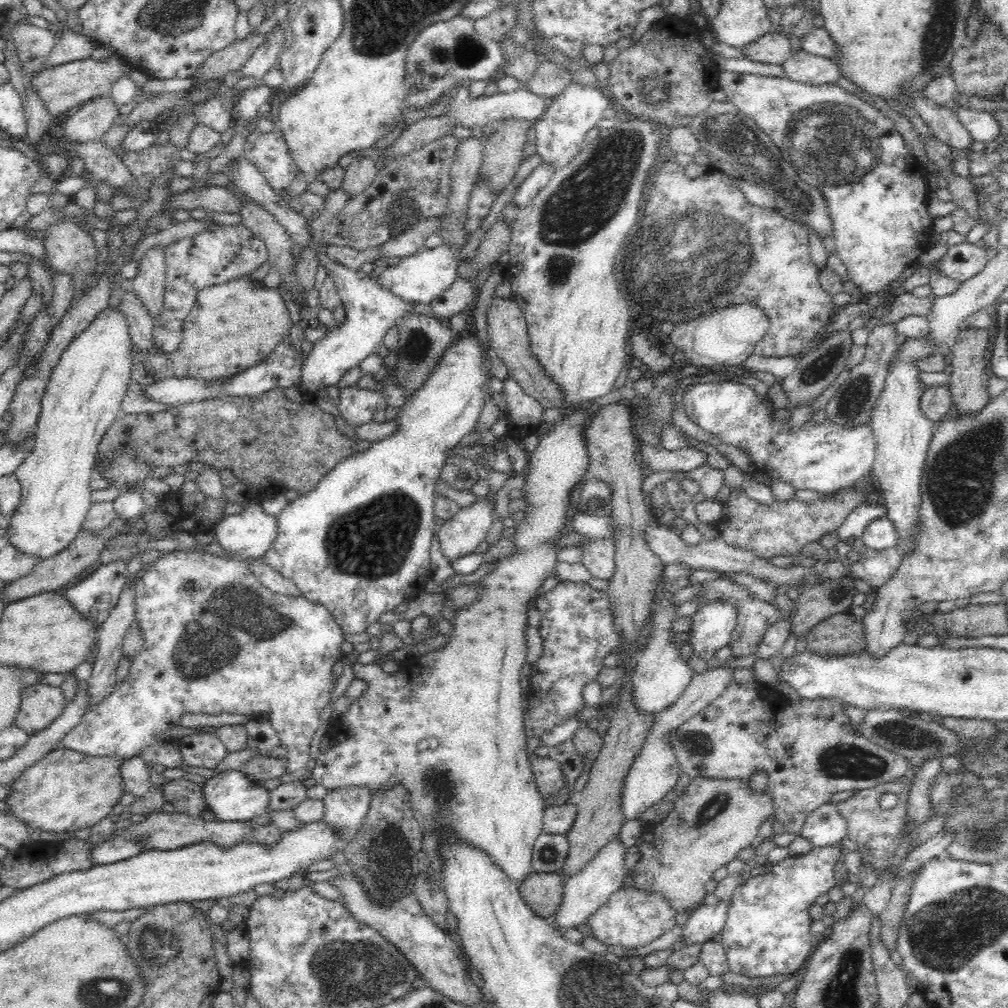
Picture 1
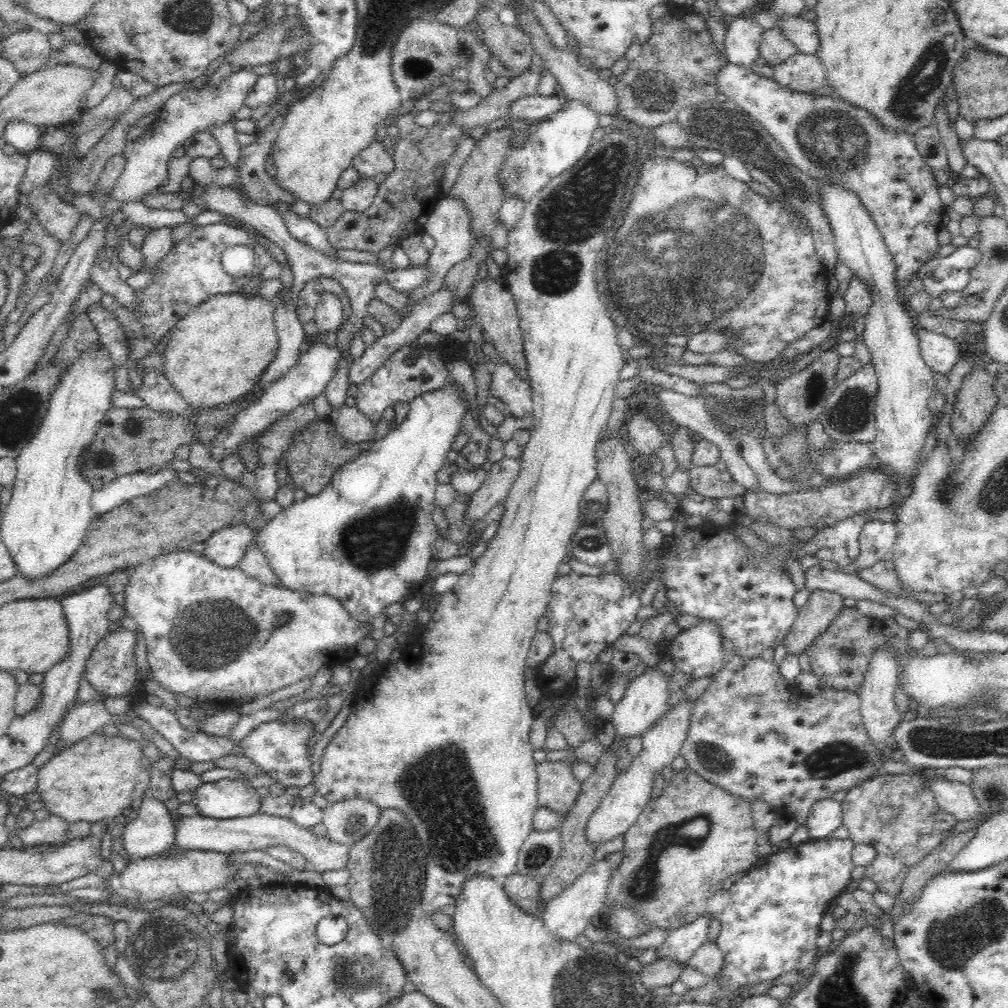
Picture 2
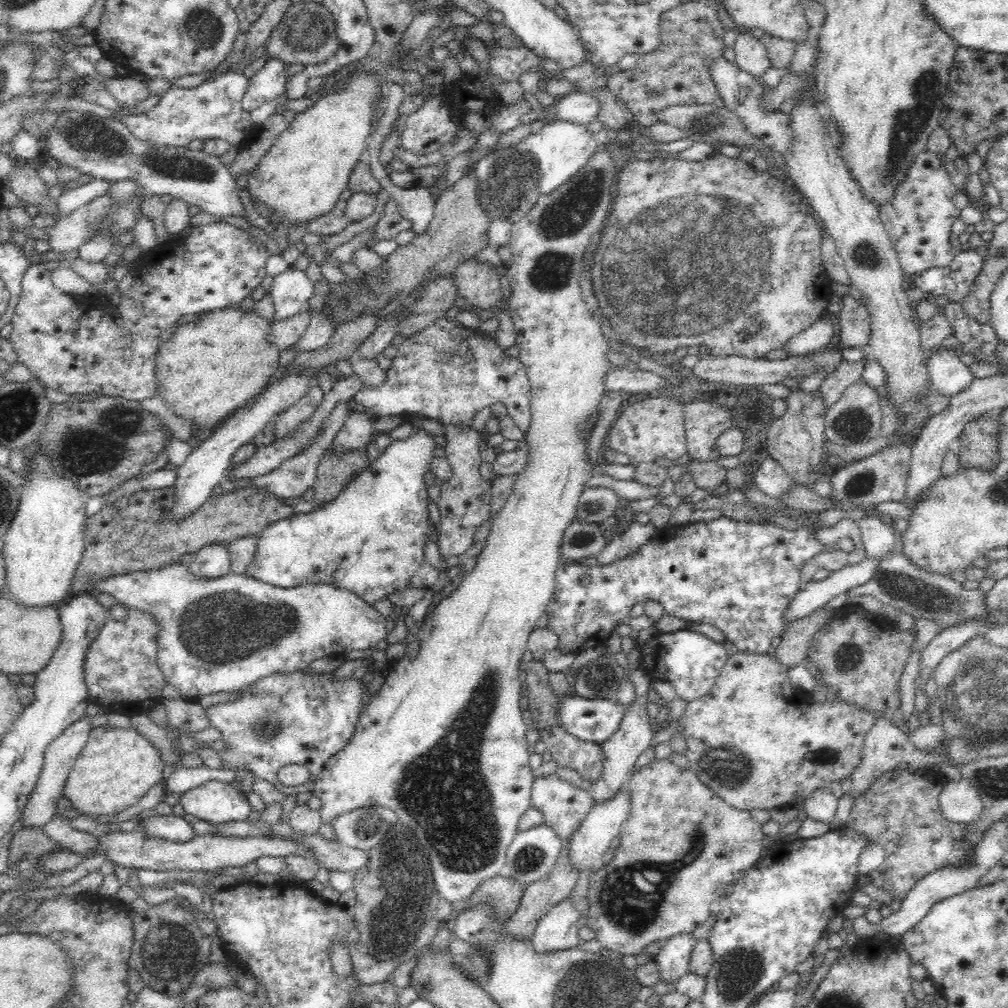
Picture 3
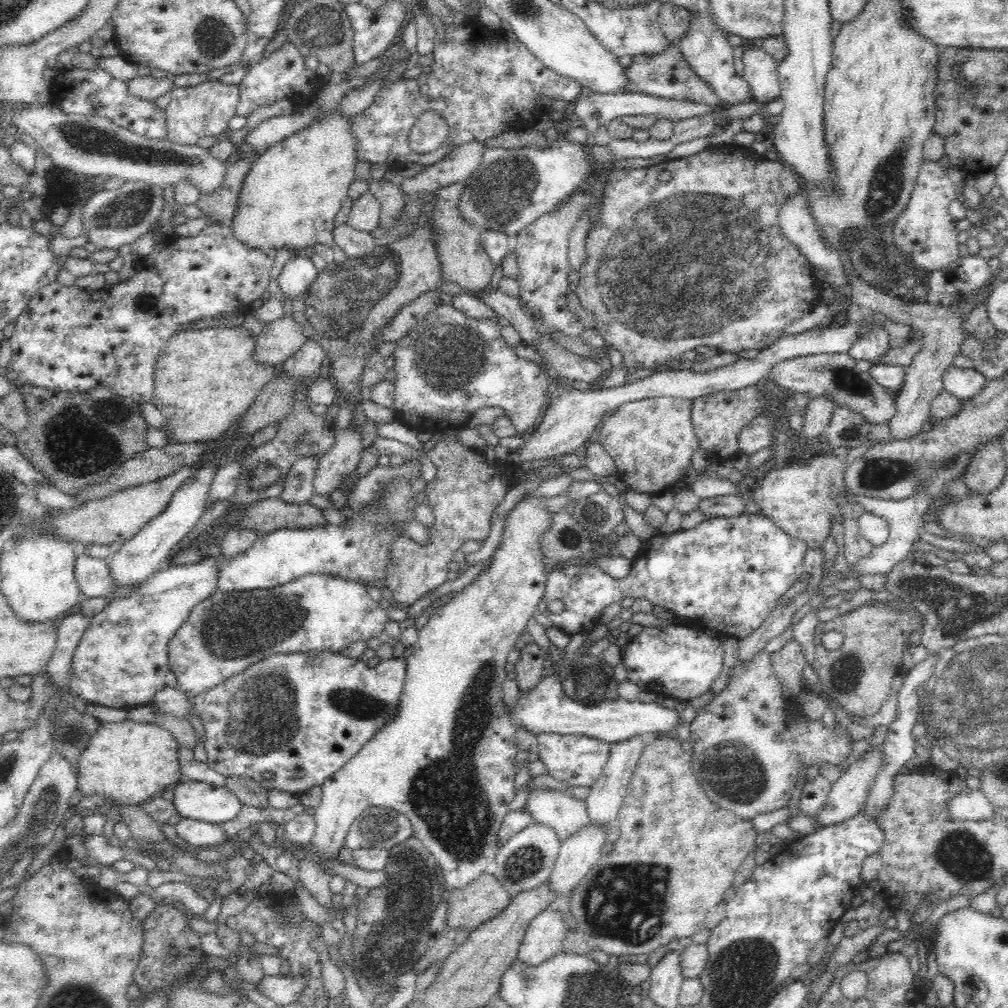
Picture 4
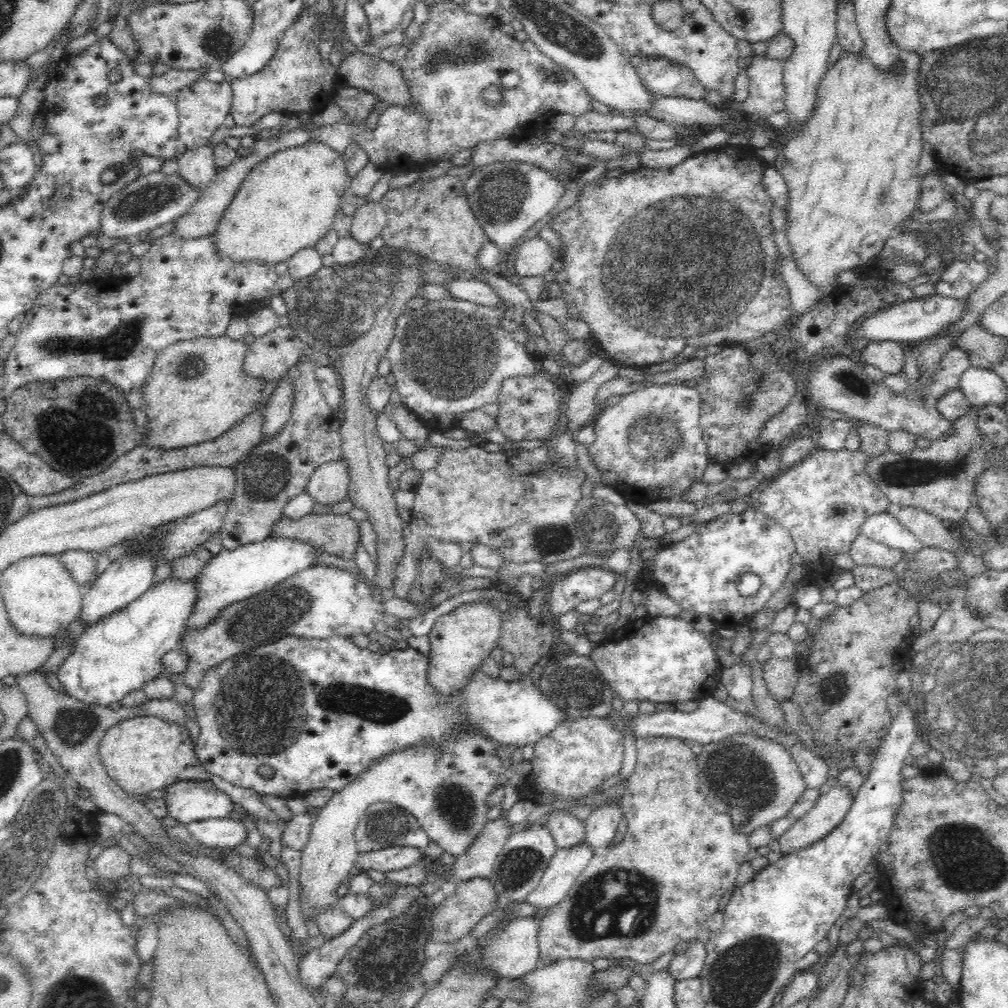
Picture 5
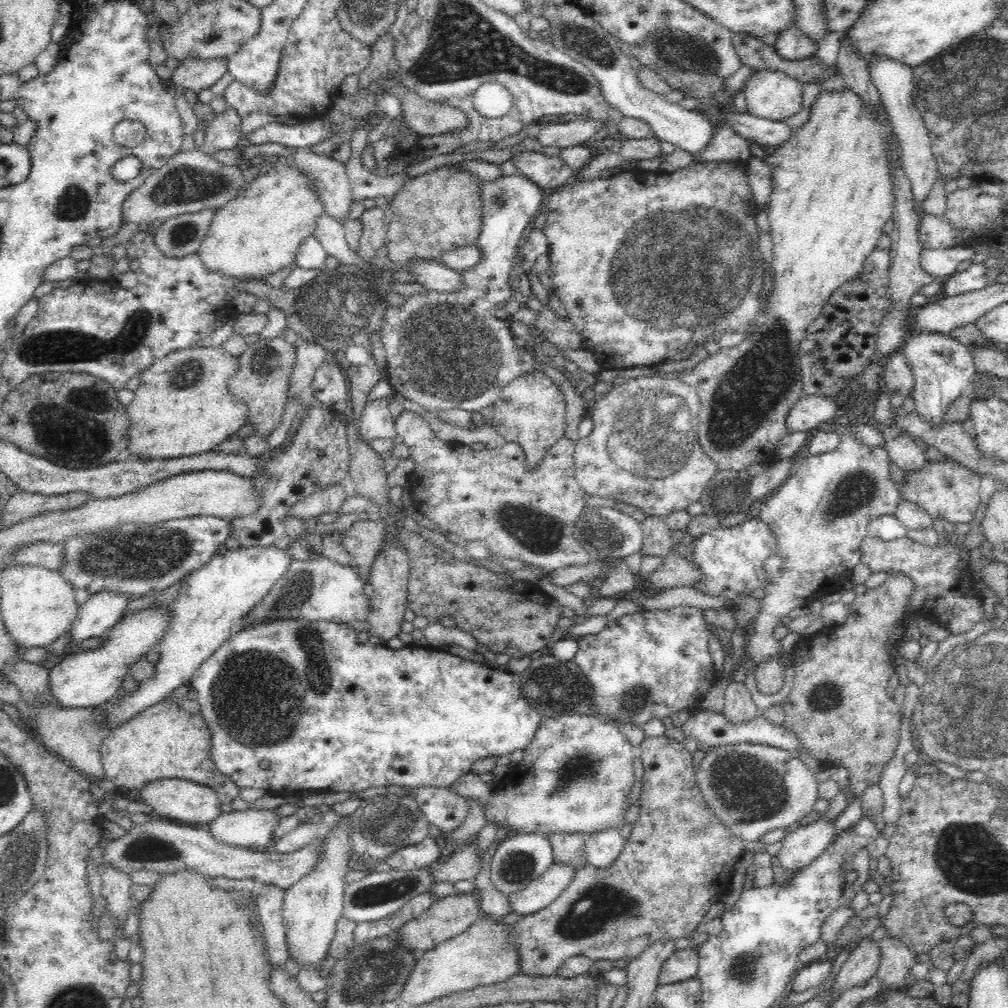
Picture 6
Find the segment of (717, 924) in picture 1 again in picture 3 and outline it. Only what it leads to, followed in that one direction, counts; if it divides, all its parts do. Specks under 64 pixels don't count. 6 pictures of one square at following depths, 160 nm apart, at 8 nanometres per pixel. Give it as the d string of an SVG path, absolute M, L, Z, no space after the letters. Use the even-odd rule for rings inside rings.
M680 932L661 943L655 961L663 980L675 982L689 971L692 949L696 941L694 932Z

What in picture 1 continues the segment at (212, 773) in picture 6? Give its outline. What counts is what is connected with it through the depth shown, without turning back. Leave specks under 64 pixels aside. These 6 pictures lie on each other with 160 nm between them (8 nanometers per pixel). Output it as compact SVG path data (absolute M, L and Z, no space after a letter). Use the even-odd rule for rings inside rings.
M68 748L51 750L9 784L9 793L3 800L8 807L7 814L24 821L30 828L37 828L41 832L51 834L71 833L76 830L84 830L84 828L94 828L101 818L109 816L110 808L124 794L124 783L118 773L120 762L123 760L118 757L88 756Z

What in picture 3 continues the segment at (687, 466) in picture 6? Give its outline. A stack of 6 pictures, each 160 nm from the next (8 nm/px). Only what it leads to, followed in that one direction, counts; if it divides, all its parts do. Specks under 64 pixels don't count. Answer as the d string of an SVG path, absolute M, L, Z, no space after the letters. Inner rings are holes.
M648 396L642 401L628 398L609 428L606 442L613 450L630 456L631 465L635 468L633 479L643 482L648 489L652 486L660 487L668 478L666 467L656 465L654 458L662 456L676 461L686 454L684 409L684 404L675 396Z

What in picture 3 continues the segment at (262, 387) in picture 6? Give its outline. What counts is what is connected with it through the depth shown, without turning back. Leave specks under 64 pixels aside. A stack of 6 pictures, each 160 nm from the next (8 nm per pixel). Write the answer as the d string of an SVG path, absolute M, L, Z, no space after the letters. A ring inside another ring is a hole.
M306 306L298 314L285 321L278 324L276 324L276 321L272 322L267 339L276 348L287 350L306 332L311 316L312 310Z

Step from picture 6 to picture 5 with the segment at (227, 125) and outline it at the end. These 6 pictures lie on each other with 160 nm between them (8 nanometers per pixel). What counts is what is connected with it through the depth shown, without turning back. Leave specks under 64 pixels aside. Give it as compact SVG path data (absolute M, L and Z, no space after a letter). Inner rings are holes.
M207 145L196 148L196 150L187 150L178 158L177 174L192 187L203 188L218 172L213 156L213 148Z

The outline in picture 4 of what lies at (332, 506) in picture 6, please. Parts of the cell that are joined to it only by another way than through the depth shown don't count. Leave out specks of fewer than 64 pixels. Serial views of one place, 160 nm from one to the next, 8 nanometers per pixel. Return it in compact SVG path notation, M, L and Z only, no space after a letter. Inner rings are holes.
M350 424L336 429L334 444L319 458L313 478L313 491L316 494L330 494L344 476L348 476L358 466L363 446L359 428Z

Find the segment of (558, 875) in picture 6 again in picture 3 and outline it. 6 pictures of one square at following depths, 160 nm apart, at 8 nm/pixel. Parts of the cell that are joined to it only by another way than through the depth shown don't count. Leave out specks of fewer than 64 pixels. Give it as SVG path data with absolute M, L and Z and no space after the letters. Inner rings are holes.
M628 788L616 790L614 796L610 796L604 802L596 802L590 812L580 822L580 826L571 835L570 843L570 863L573 868L582 871L584 868L599 869L603 866L601 857L610 850L612 840L619 836L623 829L623 824L628 820L631 811L631 794Z

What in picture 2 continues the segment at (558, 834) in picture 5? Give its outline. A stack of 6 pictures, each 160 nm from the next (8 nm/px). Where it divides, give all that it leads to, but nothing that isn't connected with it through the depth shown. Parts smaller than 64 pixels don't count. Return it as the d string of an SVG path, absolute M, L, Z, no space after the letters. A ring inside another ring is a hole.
M550 761L535 764L537 797L540 807L567 814L576 802L581 790L581 782L576 781L570 766L562 761Z

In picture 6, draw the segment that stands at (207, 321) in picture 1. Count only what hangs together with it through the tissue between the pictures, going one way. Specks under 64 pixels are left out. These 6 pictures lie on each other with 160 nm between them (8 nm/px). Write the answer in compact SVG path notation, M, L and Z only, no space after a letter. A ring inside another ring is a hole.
M195 346L172 350L158 358L139 374L140 383L127 407L130 421L126 452L139 458L171 459L209 452L247 422L248 407L228 390L228 380L240 370L239 356L230 355L221 346Z

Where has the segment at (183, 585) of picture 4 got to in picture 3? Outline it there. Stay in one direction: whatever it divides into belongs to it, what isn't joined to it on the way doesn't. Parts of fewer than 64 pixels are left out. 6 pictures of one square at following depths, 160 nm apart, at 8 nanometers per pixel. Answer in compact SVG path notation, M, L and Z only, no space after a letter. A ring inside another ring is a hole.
M212 542L193 553L190 571L198 577L219 578L231 574L231 566L226 543ZM130 609L130 613L132 614L128 614L128 618L124 622L114 622L109 617L107 618L103 630L100 630L100 634L90 644L90 650L86 654L84 676L89 698L95 704L102 706L108 712L132 718L136 714L148 713L162 702L158 694L167 681L156 665L157 633L160 625L152 616L140 610Z

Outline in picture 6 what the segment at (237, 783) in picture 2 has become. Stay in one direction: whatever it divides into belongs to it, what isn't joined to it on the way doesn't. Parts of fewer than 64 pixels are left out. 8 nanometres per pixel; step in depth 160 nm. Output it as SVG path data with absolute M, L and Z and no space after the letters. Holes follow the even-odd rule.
M179 778L153 780L140 789L139 796L141 801L146 802L148 806L152 806L154 815L180 824L190 822L209 823L222 814L221 802L218 795L216 795L216 791L209 786L194 781Z

